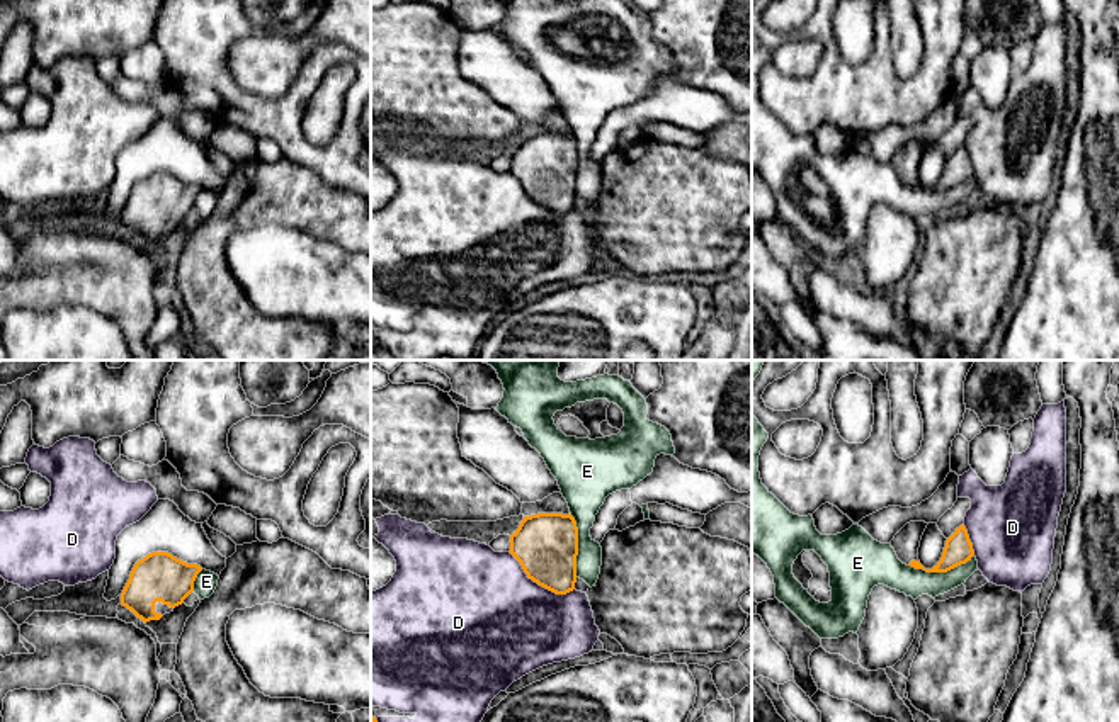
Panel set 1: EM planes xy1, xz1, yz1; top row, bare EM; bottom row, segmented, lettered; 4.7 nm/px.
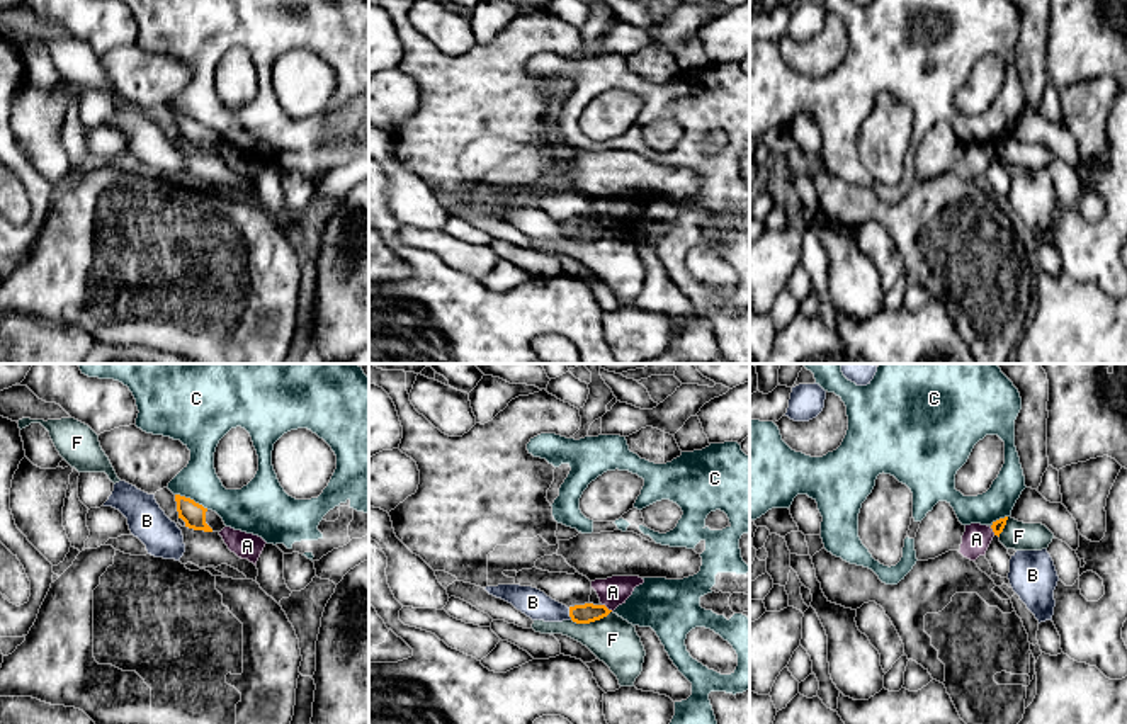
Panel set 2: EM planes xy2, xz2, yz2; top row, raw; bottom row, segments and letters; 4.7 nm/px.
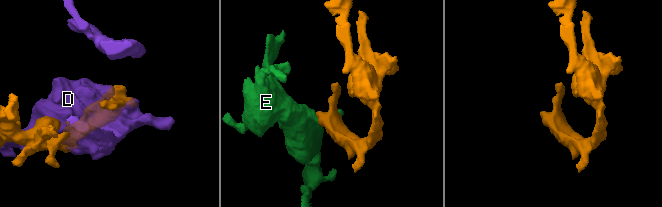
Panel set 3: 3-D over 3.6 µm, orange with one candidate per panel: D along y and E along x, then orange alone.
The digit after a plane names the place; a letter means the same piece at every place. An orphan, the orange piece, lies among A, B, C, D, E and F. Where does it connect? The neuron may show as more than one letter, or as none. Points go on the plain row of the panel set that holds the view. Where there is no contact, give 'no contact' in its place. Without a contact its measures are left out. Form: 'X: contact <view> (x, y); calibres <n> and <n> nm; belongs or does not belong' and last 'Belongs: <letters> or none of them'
A: contact xz2 (605, 226); calibres 100 and 140 nm; does not belong
B: contact xz2 (570, 233); calibres 100 and 140 nm; does not belong
C: contact xy2 (192, 119); calibres 110 and 190 nm; does not belong
D: contact xz1 (538, 203); calibres 300 and 500 nm; does not belong
E: contact yz1 (941, 191); calibres 130 and 150 nm; does not belong
F: contact xz2 (590, 240); calibres 100 and 220 nm; does not belong
Belongs: none of them

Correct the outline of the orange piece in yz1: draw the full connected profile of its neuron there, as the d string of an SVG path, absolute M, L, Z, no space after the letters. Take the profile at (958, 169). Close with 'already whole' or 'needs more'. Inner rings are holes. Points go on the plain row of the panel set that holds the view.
M910 141L891 160L891 166L895 168L898 178L903 183L912 185L915 189L923 189L927 192L947 192L971 180L974 170L968 149L963 143L946 160L940 180L932 189L925 189L918 180L918 166L927 144L929 143L925 141Z; needs more

